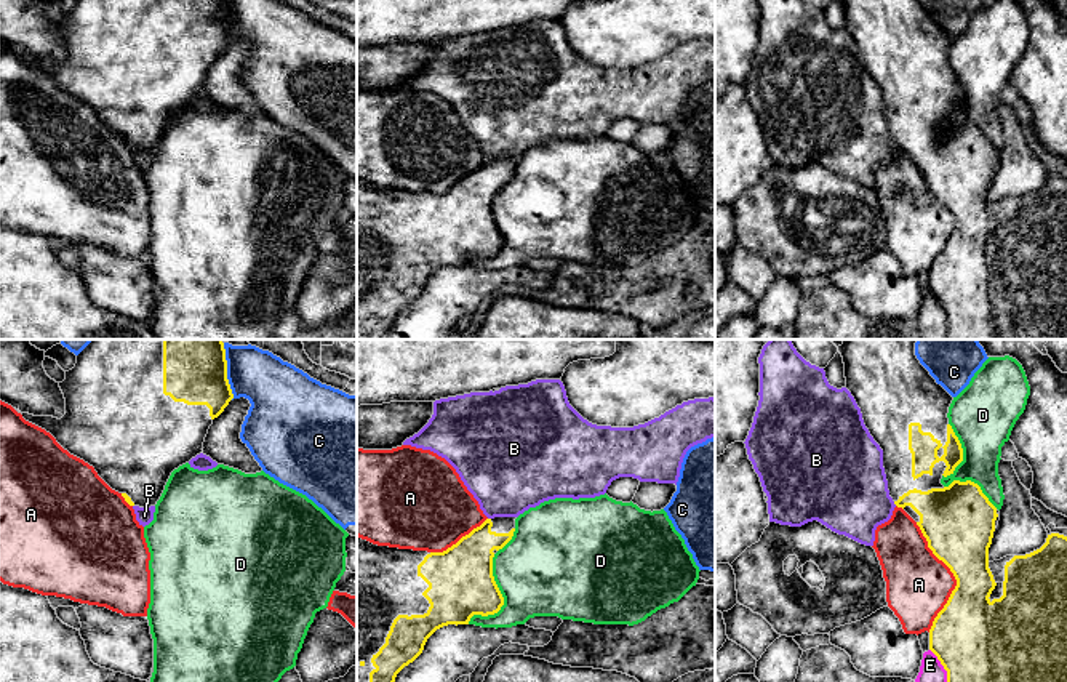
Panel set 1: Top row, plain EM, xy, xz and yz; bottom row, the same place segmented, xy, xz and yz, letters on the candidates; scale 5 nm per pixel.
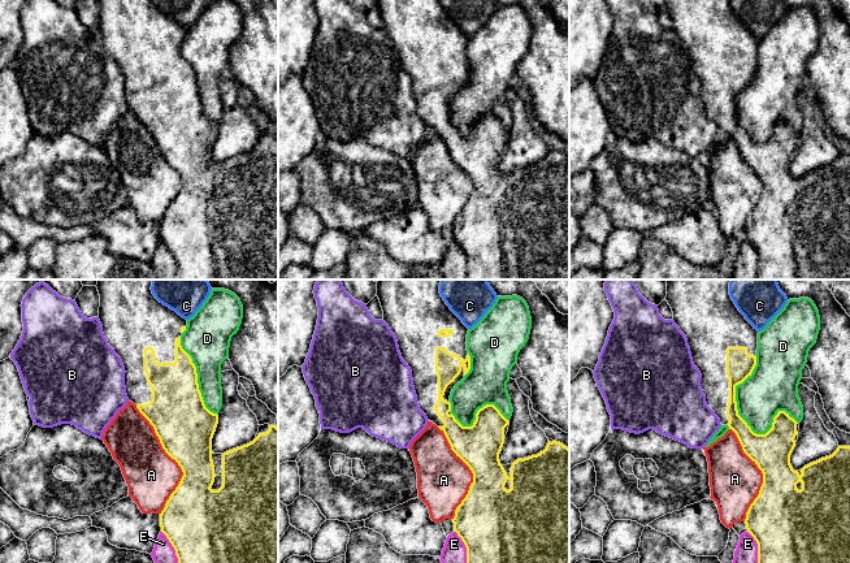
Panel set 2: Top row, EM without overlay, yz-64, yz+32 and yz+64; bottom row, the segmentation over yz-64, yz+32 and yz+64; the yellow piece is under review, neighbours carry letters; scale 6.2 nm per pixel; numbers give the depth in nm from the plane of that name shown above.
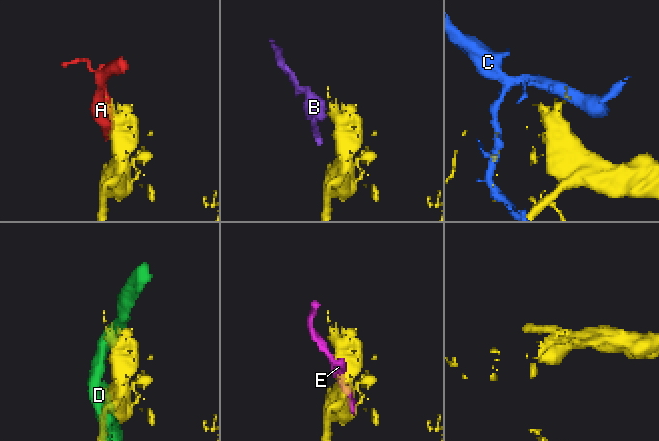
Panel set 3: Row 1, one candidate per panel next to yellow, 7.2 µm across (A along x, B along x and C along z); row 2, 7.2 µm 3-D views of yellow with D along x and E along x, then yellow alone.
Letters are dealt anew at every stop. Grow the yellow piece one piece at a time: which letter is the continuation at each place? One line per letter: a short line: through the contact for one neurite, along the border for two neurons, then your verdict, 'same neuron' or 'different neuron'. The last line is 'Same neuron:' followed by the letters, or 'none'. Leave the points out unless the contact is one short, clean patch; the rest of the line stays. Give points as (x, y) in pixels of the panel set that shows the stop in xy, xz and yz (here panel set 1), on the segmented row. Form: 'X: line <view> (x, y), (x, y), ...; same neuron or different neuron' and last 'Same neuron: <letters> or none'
A: different neuron
B: line yz (893, 501), (896, 505); different neuron
C: different neuron
D: different neuron
E: different neuron
Same neuron: none

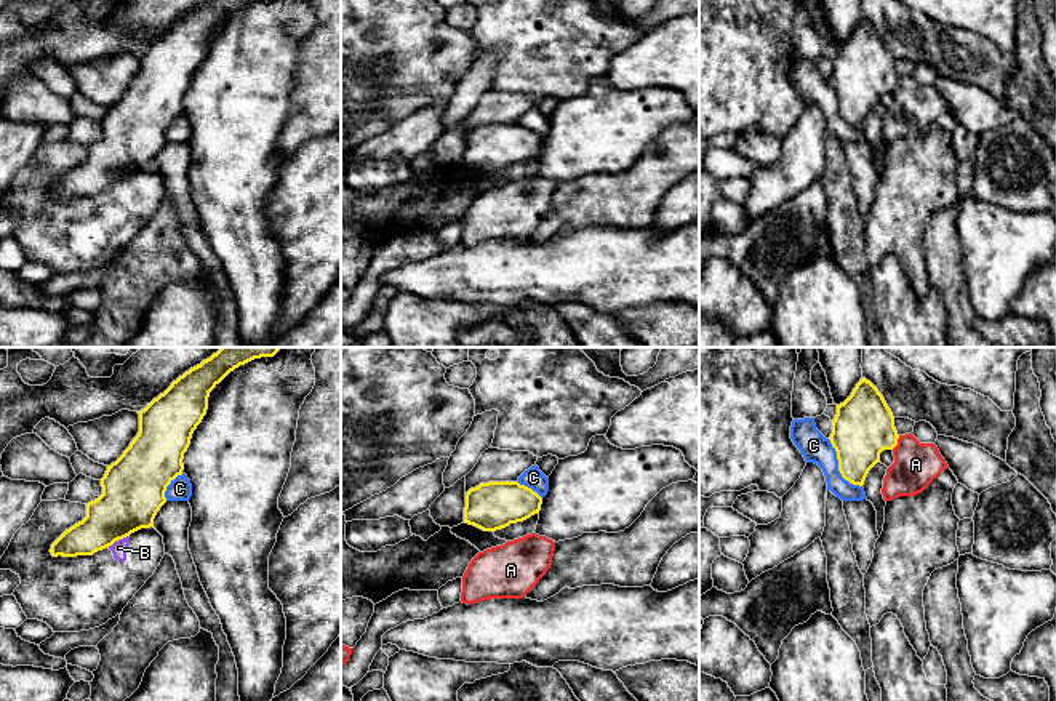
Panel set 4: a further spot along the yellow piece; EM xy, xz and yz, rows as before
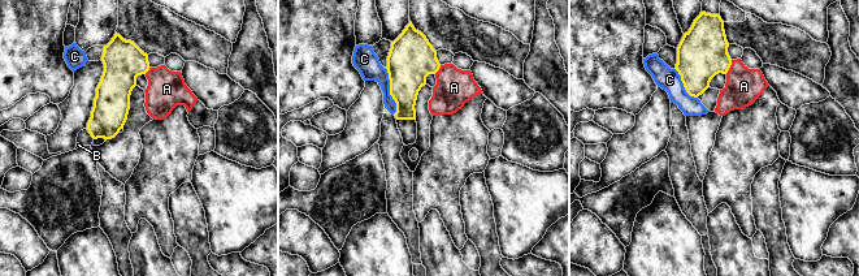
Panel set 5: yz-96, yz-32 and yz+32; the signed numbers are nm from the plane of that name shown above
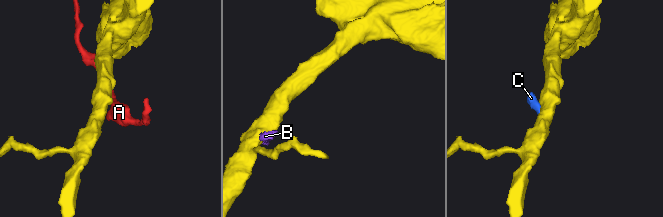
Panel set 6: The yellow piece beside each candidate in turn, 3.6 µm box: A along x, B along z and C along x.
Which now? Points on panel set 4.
A: different neuron
B: different neuron
C: different neuron
Same neuron: none

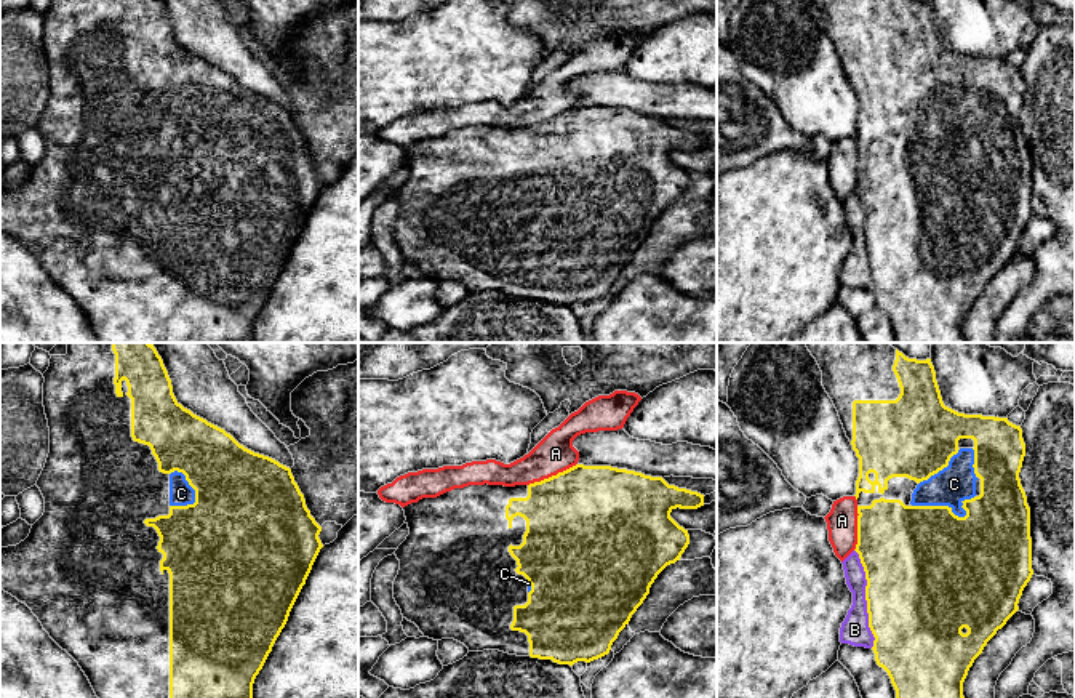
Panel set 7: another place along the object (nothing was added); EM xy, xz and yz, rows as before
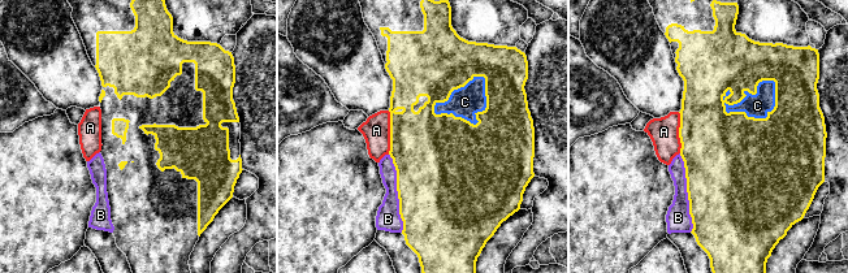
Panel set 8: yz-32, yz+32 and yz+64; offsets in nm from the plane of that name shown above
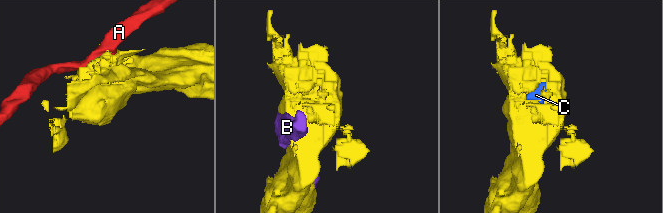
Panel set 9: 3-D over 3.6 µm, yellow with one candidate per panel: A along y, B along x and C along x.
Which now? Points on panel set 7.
A: different neuron
B: different neuron
C: same neuron
Same neuron: C

